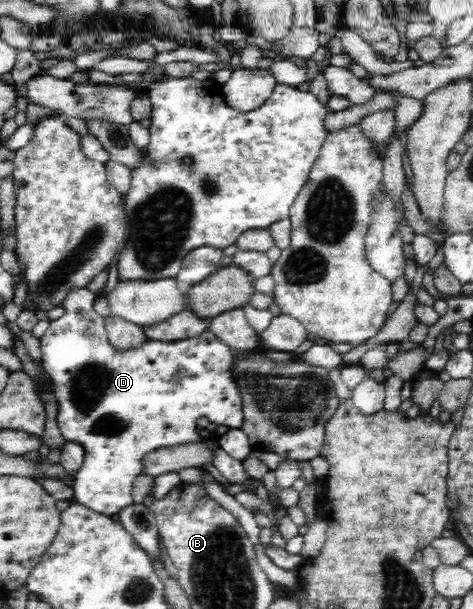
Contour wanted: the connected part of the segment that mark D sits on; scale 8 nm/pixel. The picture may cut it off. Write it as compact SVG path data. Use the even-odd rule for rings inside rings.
M76 287L67 290L61 306L65 314L50 322L44 335L40 337L43 355L43 368L51 376L55 385L59 404L57 422L63 438L77 441L85 450L84 461L78 469L73 490L78 503L85 505L95 513L107 516L119 513L134 505L133 482L141 475L140 459L150 451L173 445L193 445L206 443L212 453L212 464L231 484L243 483L249 486L249 493L256 493L261 479L247 476L241 460L233 459L218 442L197 433L197 420L207 417L217 426L225 425L230 429L242 429L244 423L241 387L236 376L236 362L246 359L247 352L232 350L212 331L203 331L197 337L183 341L153 341L147 339L141 347L117 352L112 348L106 334L104 317L93 308L96 293L89 288Z

